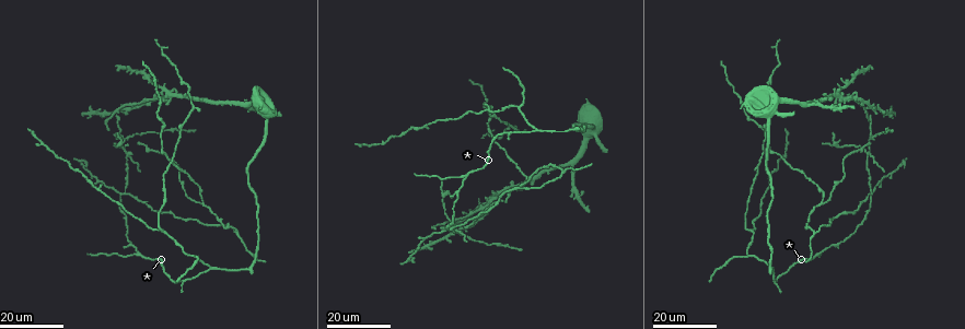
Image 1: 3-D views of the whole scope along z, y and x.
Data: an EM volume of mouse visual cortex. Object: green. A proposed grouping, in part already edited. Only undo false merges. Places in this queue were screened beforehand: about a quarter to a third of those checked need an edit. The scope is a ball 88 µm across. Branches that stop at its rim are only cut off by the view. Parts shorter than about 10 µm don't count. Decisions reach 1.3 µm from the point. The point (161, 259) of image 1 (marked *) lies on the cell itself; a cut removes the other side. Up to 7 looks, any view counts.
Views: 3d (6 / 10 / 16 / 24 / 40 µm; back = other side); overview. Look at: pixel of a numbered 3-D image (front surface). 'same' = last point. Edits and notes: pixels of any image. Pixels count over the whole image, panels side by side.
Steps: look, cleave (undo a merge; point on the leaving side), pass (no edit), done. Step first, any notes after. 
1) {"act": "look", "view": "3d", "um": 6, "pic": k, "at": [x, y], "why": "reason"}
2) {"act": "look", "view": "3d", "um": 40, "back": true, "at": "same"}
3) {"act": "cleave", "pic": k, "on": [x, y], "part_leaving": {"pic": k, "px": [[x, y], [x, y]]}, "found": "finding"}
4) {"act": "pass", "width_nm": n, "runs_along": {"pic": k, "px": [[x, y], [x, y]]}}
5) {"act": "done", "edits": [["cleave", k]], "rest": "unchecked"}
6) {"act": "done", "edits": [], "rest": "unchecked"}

{"act": "look", "view": "3d", "um": 24, "pic": 1, "at": [201, 201]}

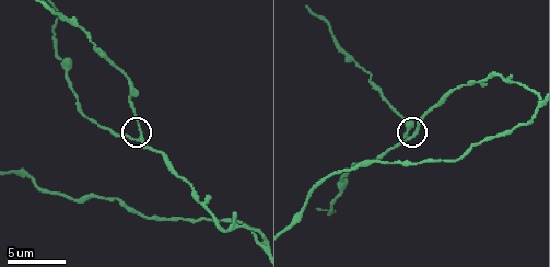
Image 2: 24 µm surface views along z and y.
{"act": "look", "view": "3d", "um": 6, "pic": 2, "at": [142, 137]}

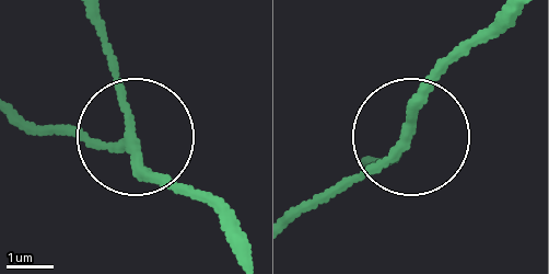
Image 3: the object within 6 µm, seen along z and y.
{"act": "pass", "arms": 3, "found": "one cell here"}

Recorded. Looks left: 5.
{"act": "look", "view": "3d", "um": 24, "pic": 1, "at": [192, 254]}

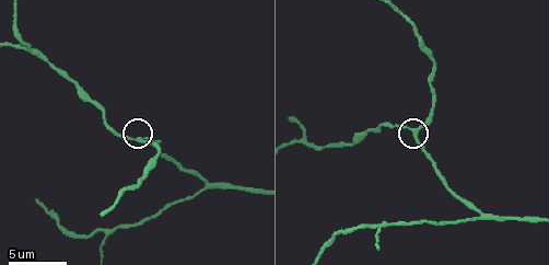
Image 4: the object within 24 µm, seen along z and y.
{"act": "look", "view": "3d", "um": 10, "pic": 4, "at": [414, 130]}

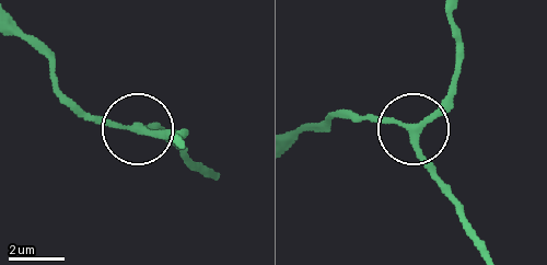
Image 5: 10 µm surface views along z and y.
{"act": "pass", "runs_along": {"pic": 5, "px": [[484, 246], [416, 134], [455, 72]]}, "found": "all the same cell"}

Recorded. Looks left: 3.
{"act": "look", "view": "3d", "um": 10, "pic": 4, "at": [212, 186], "why": "arms part here"}

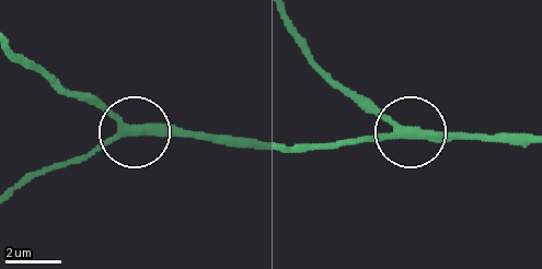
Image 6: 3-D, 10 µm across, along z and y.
{"act": "pass", "width_nm": 270, "runs_along": {"pic": 6, "px": [[18, 188], [133, 132], [90, 97]]}, "found": "continuous, no second cell"}

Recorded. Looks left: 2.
{"act": "done", "edits": [], "rest": "unchecked"}

